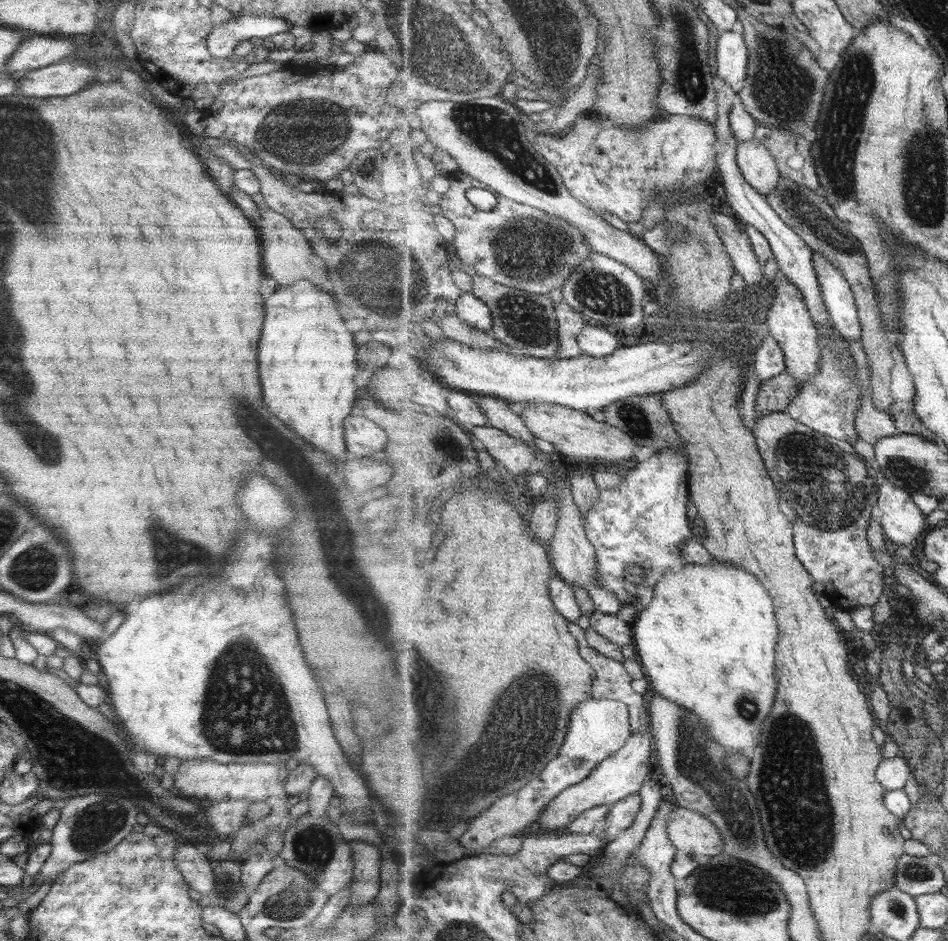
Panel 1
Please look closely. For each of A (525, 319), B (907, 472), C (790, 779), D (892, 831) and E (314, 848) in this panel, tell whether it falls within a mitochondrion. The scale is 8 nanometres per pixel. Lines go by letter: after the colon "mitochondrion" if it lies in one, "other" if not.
A: mitochondrion
B: mitochondrion
C: mitochondrion
D: other
E: mitochondrion

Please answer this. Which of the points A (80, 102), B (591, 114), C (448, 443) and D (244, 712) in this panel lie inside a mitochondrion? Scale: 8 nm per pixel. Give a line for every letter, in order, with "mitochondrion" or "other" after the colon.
A: other
B: other
C: mitochondrion
D: mitochondrion

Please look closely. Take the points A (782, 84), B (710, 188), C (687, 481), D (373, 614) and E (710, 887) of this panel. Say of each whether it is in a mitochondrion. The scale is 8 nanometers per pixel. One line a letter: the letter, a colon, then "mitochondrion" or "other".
A: mitochondrion
B: other
C: other
D: mitochondrion
E: mitochondrion

